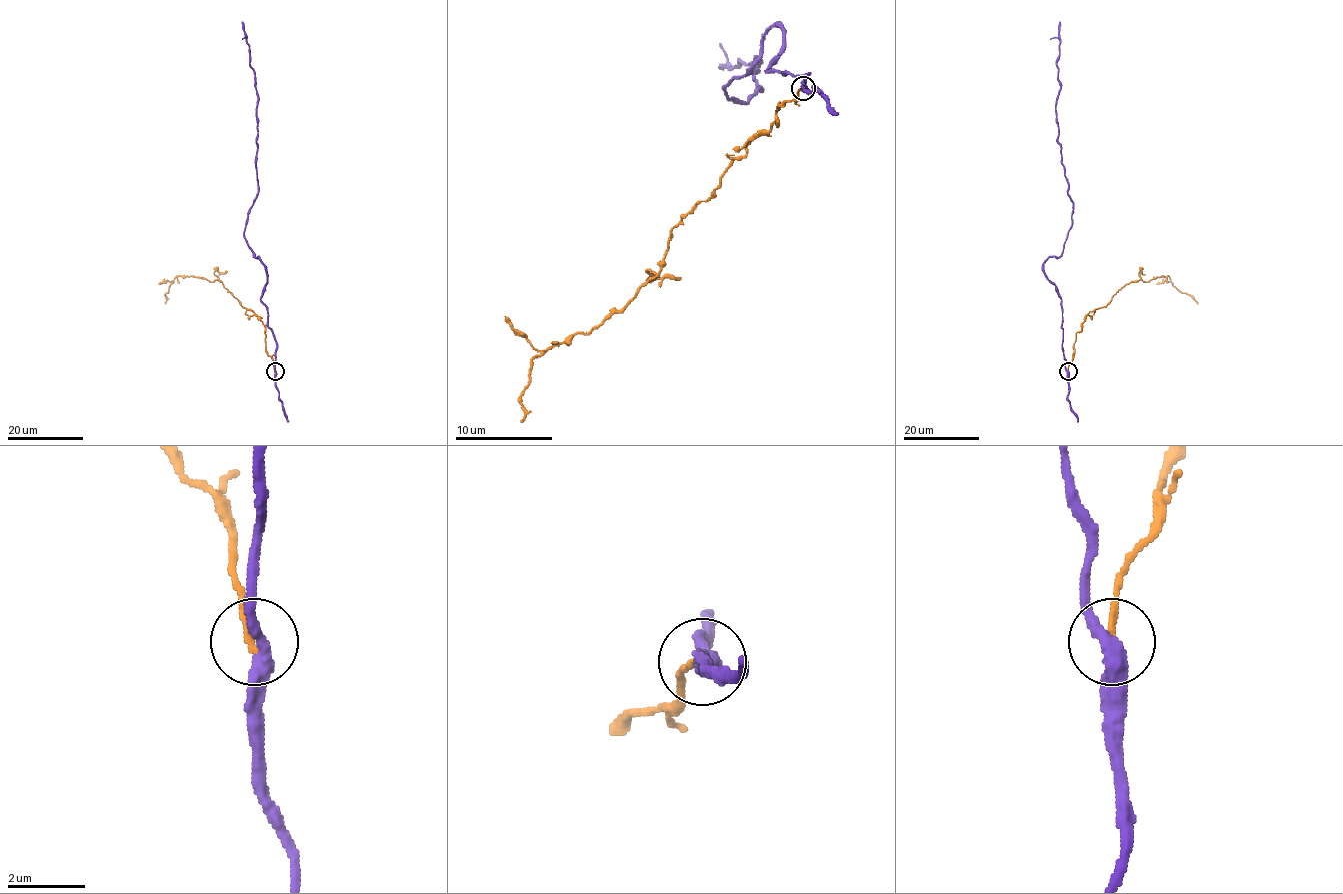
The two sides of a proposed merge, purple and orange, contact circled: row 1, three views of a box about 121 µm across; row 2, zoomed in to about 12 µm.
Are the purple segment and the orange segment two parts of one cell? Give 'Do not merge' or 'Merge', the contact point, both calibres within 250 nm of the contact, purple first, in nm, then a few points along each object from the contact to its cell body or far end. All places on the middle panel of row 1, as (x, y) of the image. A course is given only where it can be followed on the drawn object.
Do not merge. Place: (803, 88). Thickness 400 nm (purple) against 180 nm. Course of purple: (805, 88), (807, 73), (766, 71), (776, 25), (725, 88), (747, 102), (759, 58), (718, 68). Course of orange: (802, 88), (672, 231), (662, 269), (618, 311), (533, 359), (521, 422)

